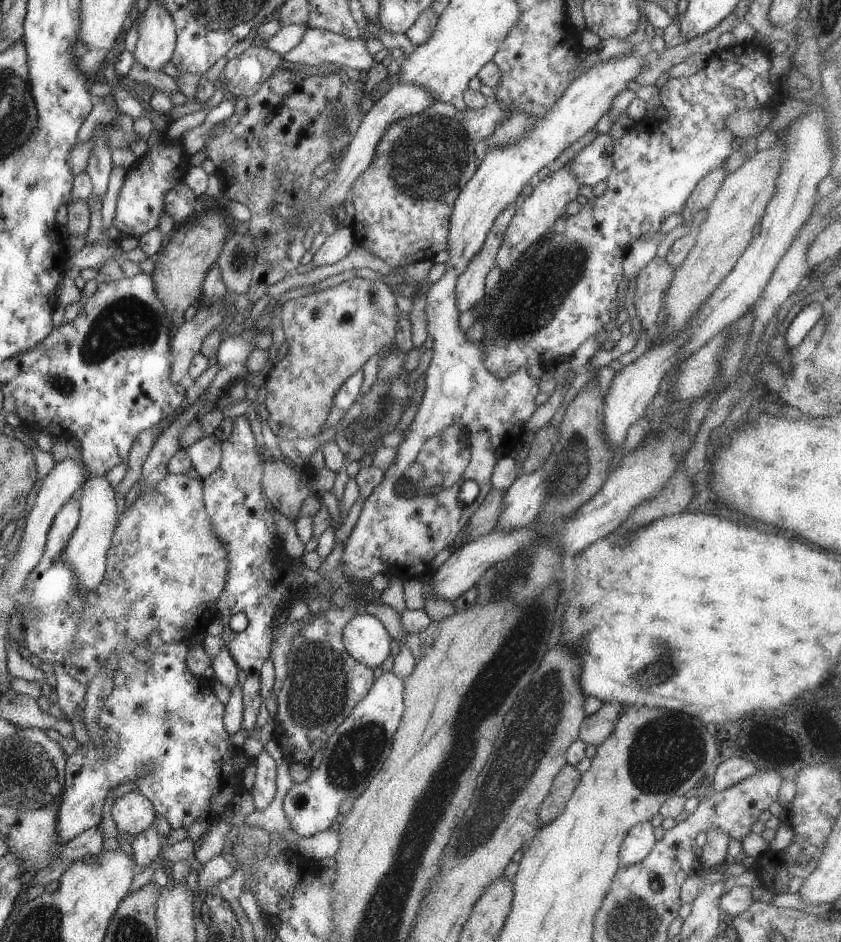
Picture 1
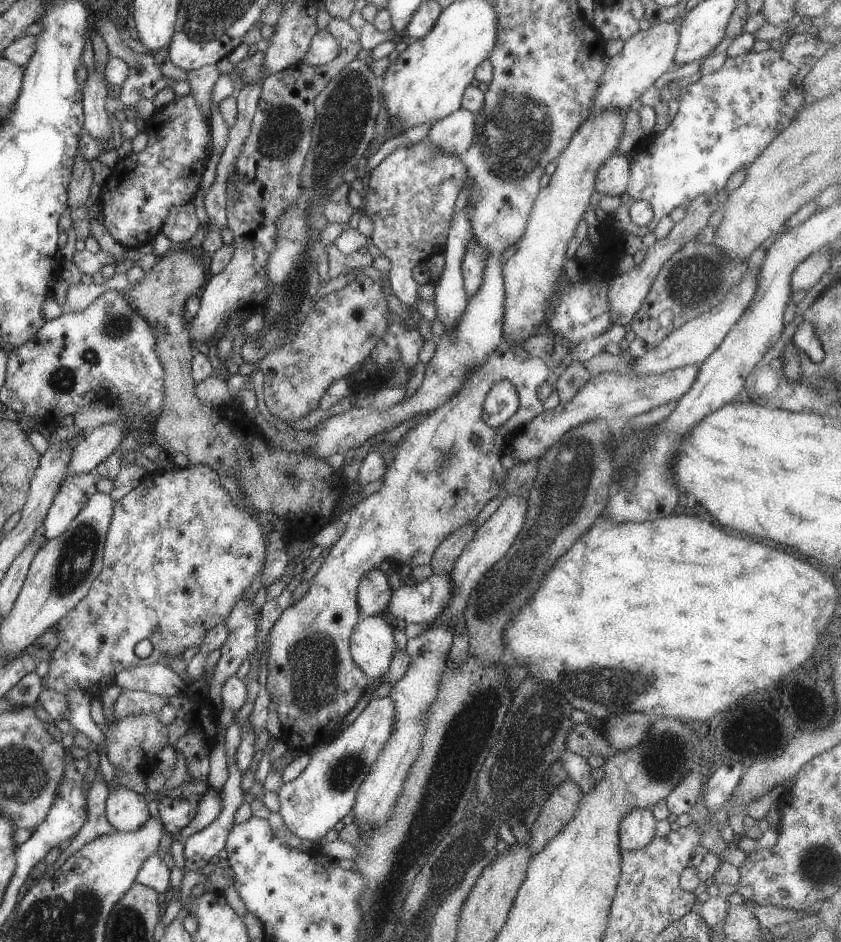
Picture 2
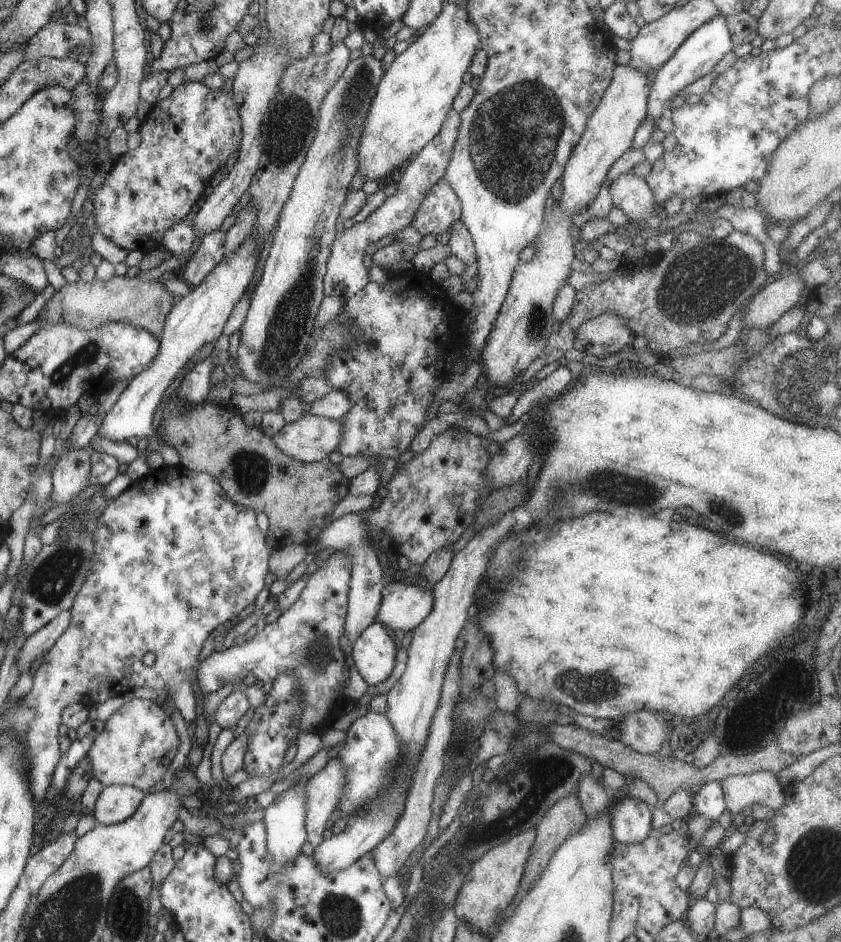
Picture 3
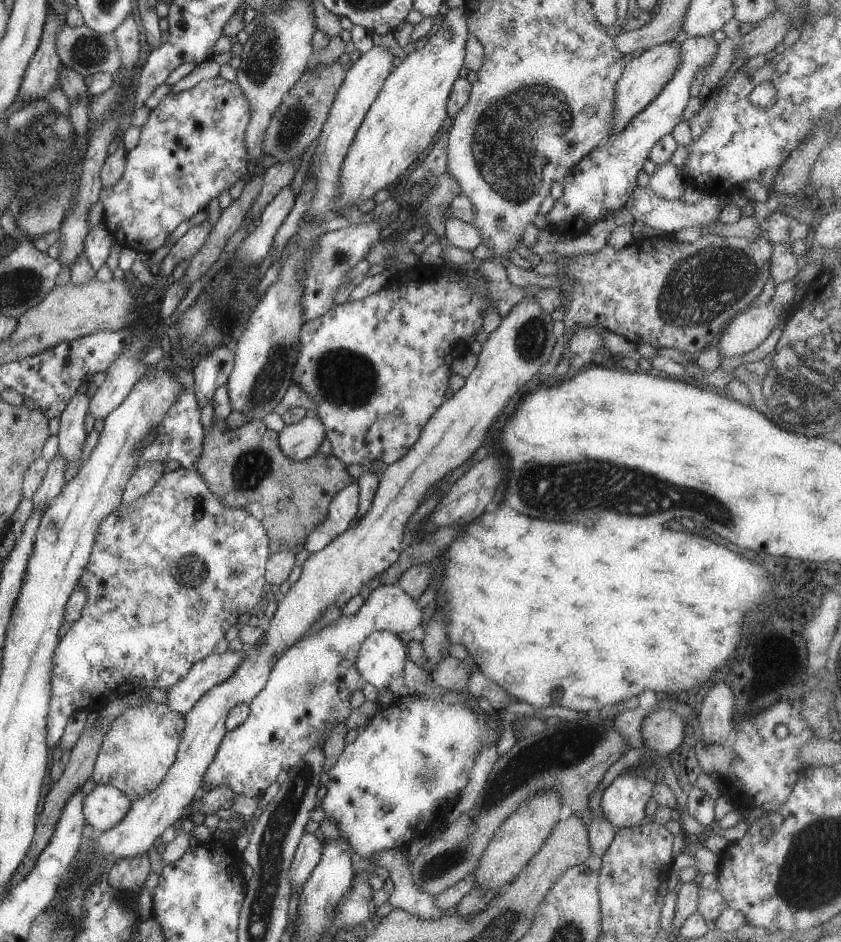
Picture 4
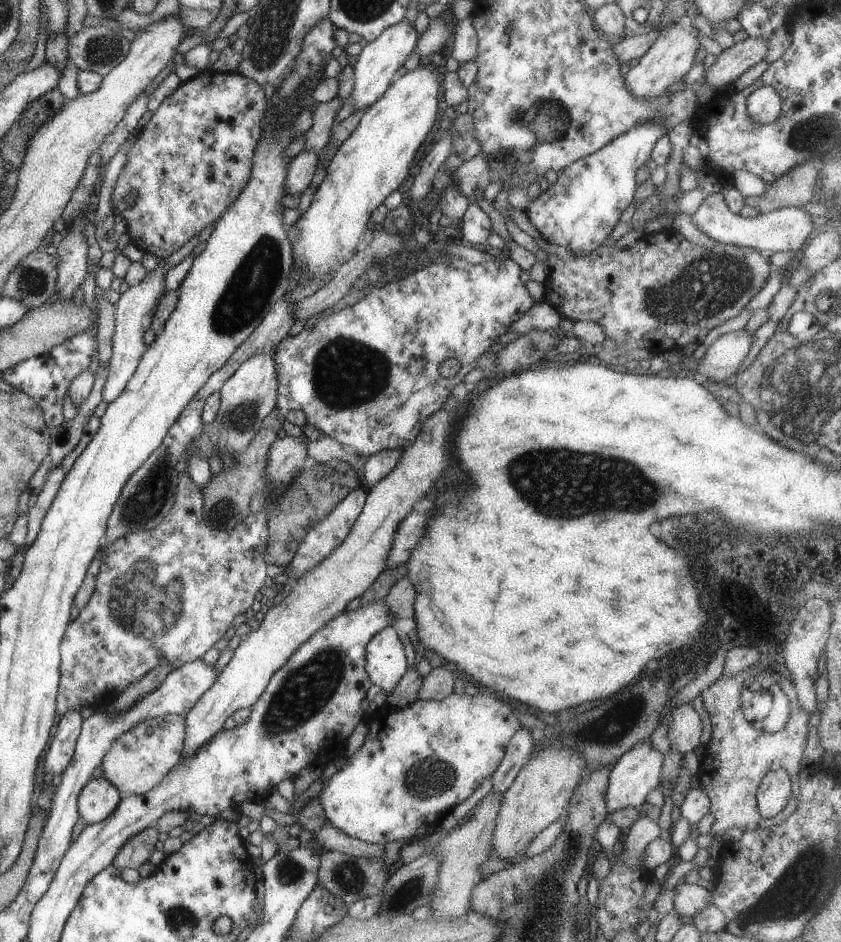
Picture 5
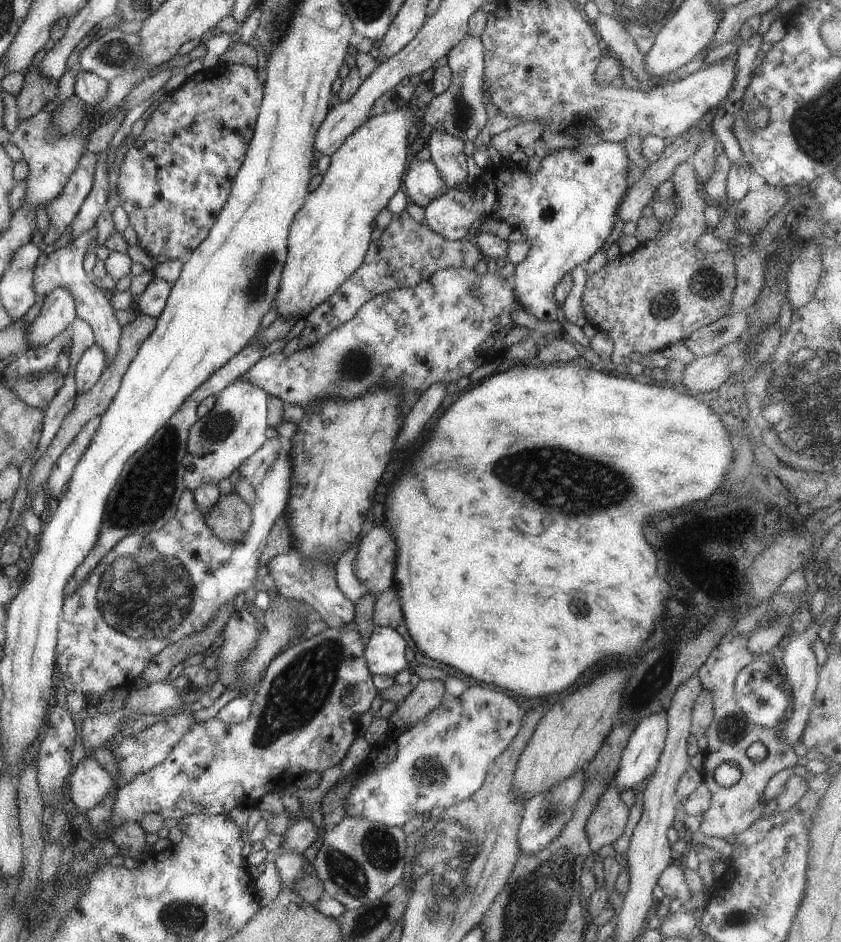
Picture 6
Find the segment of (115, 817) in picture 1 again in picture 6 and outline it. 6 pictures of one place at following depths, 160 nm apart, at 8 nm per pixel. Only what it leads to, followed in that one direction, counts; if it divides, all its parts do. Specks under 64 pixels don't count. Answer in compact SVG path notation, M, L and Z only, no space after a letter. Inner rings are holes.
M87 755L79 760L79 763L67 778L69 782L70 804L74 805L74 811L84 813L94 808L115 783L111 776L101 768L92 755Z

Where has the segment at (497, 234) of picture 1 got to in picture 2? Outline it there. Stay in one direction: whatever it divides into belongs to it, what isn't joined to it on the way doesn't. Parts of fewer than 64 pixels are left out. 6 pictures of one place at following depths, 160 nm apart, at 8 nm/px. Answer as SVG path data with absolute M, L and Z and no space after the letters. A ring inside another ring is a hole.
M471 239L465 245L460 273L463 279L464 291L472 295L476 288L479 288L483 276L484 258L487 256L486 251L479 243Z

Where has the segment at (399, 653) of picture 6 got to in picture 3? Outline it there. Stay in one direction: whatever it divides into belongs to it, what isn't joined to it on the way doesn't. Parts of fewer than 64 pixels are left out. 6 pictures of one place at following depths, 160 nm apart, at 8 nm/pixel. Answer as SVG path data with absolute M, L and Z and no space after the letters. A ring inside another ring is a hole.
M373 621L351 644L351 662L370 687L386 684L394 667L395 644L385 627Z

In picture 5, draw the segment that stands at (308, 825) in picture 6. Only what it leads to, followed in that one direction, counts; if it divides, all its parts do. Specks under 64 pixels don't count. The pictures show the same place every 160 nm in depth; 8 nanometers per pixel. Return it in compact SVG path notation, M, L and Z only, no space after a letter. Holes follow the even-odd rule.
M327 819L324 820L324 823L321 823L321 827L312 832L311 841L315 841L327 851L339 851L354 857L370 859L384 854L382 845L347 836L341 830L337 830Z

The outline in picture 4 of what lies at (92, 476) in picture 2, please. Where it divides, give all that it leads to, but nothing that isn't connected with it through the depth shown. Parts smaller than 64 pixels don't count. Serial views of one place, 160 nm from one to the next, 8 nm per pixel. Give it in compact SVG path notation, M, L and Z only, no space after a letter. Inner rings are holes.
M75 393L60 414L60 423L55 434L58 436L58 453L64 460L64 470L75 458L79 448L86 448L83 444L86 435L83 429L83 418L89 401L85 393Z

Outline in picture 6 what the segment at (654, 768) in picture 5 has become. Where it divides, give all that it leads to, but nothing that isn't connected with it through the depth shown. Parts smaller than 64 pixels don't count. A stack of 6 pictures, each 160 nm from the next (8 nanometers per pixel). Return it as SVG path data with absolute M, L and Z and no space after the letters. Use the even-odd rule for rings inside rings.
M666 709L644 716L634 726L614 774L612 787L618 795L632 790L655 768L666 732Z

